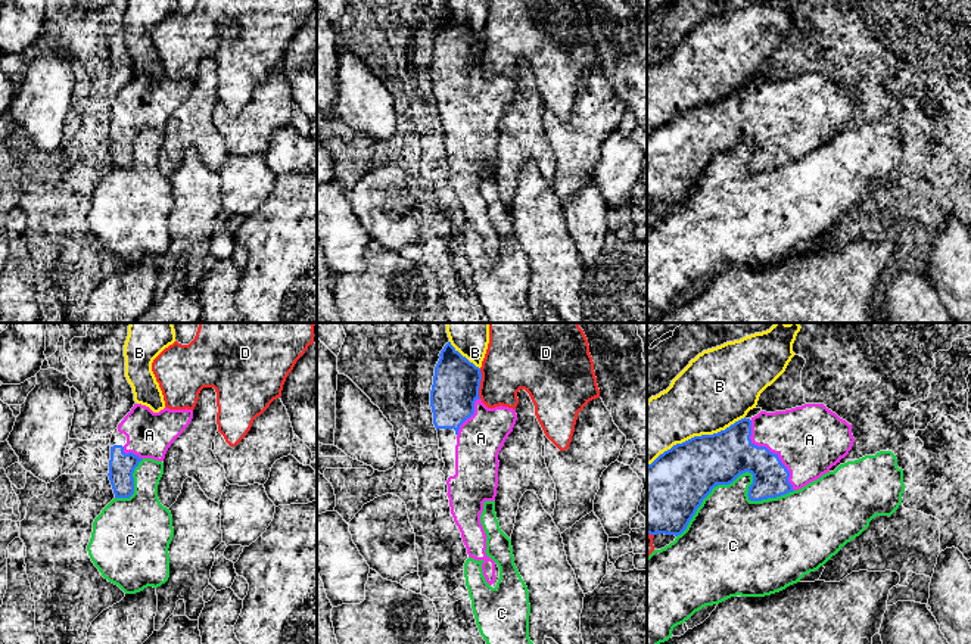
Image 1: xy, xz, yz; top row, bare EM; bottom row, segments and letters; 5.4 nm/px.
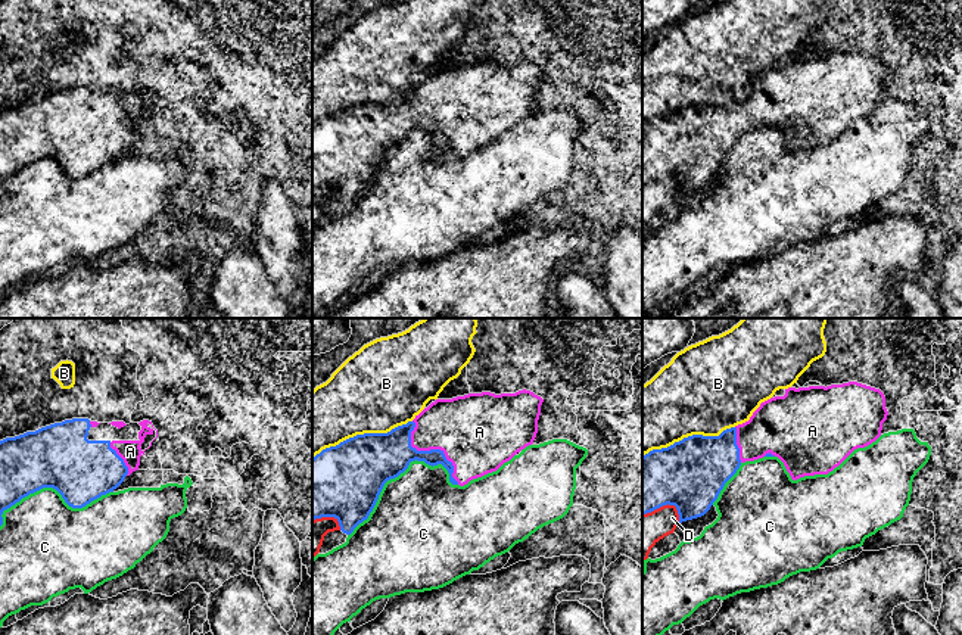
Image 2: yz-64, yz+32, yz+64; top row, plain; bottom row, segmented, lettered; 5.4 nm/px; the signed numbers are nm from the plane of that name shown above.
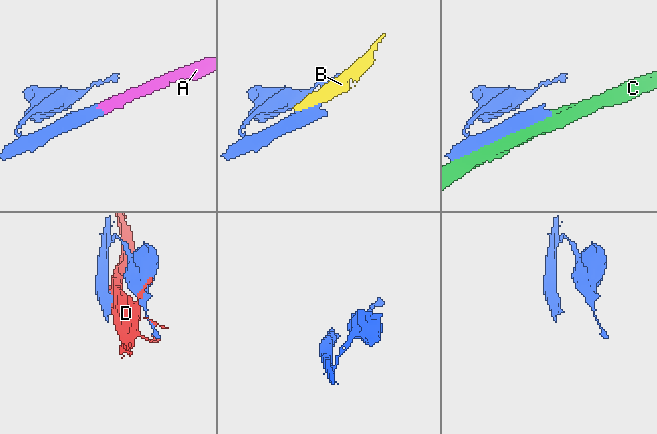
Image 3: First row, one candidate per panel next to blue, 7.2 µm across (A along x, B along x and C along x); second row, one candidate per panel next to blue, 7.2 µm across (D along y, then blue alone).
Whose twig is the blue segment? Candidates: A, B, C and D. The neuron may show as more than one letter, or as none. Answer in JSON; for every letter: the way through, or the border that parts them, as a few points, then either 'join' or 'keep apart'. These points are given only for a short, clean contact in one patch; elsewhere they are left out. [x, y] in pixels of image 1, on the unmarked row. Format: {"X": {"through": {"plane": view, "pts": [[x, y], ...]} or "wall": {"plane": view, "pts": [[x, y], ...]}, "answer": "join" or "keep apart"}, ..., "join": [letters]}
{"A": {"answer": "join"}, "B": {"answer": "keep apart"}, "C": {"answer": "keep apart"}, "D": {"answer": "keep apart"}, "join": ["A"]}

